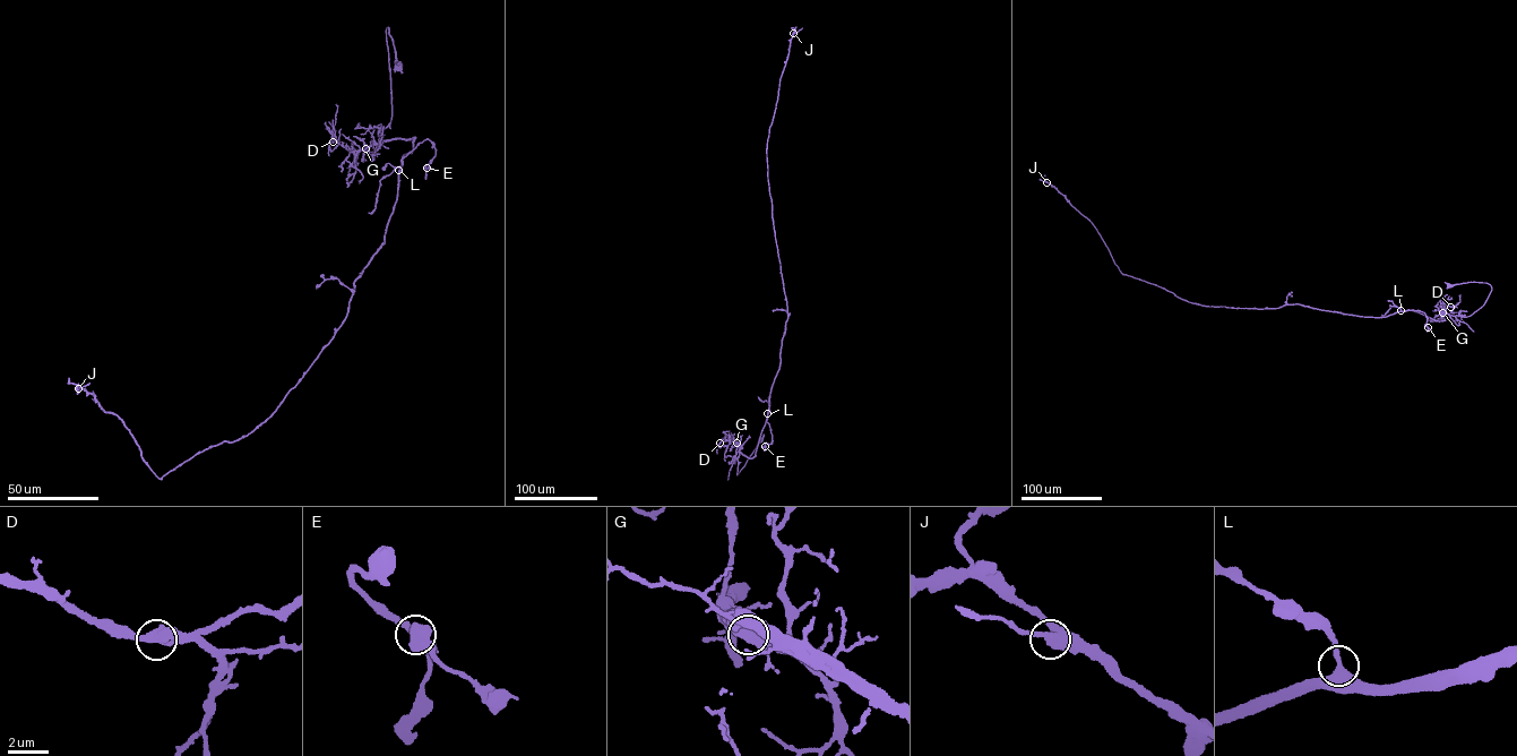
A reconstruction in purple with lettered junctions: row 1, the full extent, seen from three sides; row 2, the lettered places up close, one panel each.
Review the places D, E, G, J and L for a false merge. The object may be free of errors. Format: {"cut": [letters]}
{"cut": []}

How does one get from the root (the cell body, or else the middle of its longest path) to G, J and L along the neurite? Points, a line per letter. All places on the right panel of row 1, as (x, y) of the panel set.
G: (1449, 285), (1480, 282), (1489, 284), (1491, 290), (1483, 305), (1471, 315), (1442, 312)
J: (1449, 285), (1491, 290), (1449, 320), (1408, 310), (1378, 317), (1191, 302), (1122, 273), (1091, 222), (1046, 182)
L: (1449, 285), (1480, 282), (1489, 284), (1491, 290), (1483, 305), (1472, 314), (1450, 315), (1449, 320), (1401, 310)

